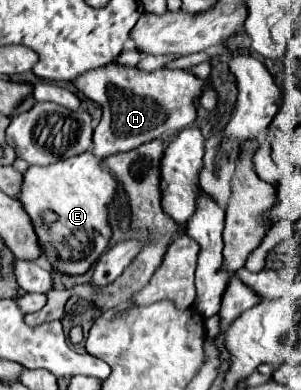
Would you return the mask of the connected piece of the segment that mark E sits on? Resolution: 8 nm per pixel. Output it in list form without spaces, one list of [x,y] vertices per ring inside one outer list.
[[[93,153],[57,161],[49,167],[29,167],[19,201],[29,213],[43,247],[43,257],[65,275],[87,273],[111,239],[109,211],[117,197],[119,181],[101,167]]]

